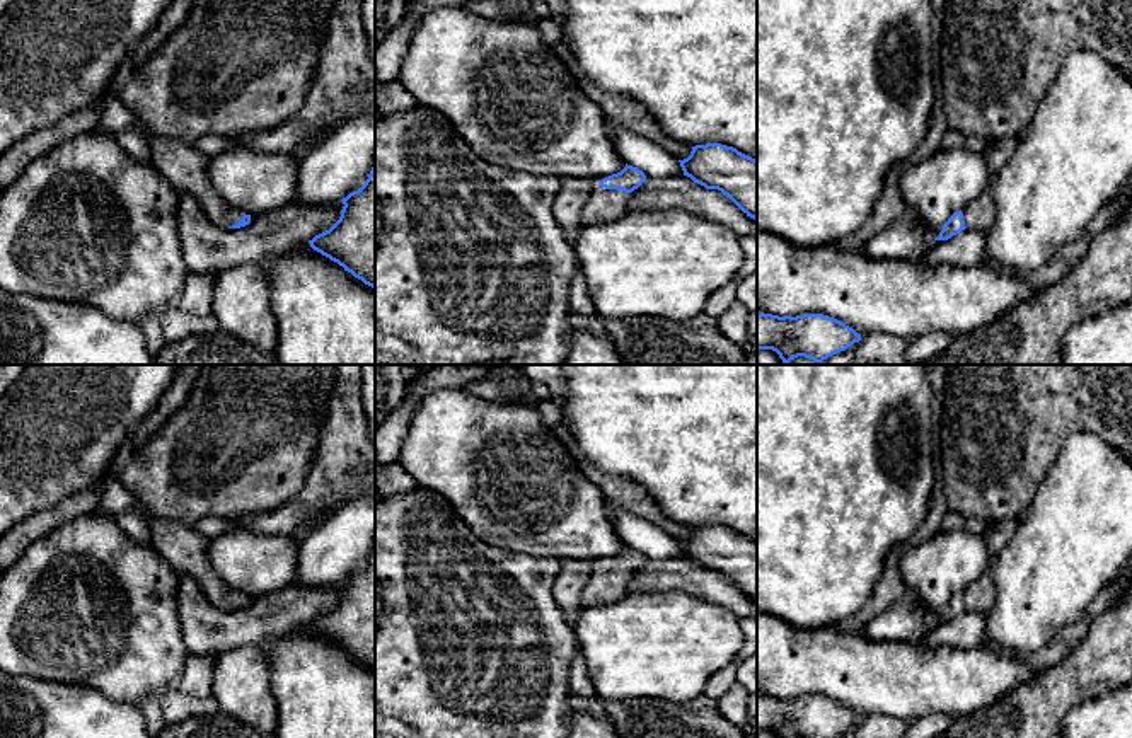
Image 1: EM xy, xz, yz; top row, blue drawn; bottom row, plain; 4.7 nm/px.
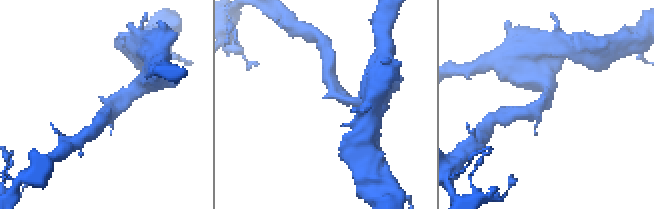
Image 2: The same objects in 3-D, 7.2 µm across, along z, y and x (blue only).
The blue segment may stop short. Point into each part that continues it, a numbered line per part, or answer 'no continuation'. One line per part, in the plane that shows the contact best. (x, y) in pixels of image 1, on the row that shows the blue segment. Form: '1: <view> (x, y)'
1: xz (604, 205)

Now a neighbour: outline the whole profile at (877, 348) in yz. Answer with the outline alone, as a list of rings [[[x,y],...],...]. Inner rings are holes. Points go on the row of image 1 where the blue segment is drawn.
[[[887,332],[861,336],[852,365],[907,365],[907,349],[914,337]]]

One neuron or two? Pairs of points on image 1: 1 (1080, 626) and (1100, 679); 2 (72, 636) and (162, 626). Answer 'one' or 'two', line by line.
1: two
2: one

